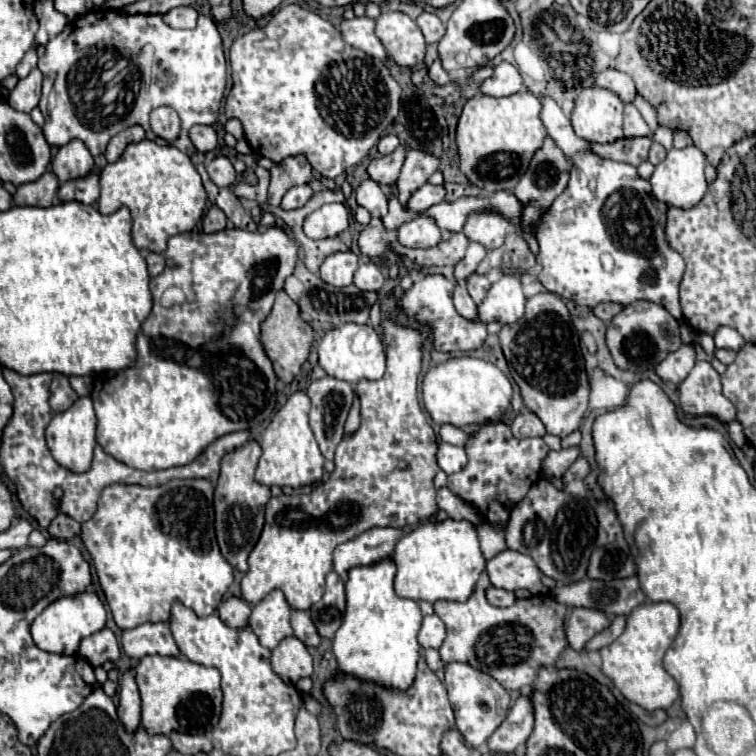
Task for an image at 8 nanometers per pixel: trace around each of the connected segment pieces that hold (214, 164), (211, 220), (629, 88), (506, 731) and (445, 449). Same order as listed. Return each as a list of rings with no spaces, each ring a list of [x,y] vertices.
[[[215,157],[207,165],[207,173],[217,187],[233,187],[237,183],[237,173],[227,157]]]
[[[211,207],[203,217],[203,231],[205,233],[217,233],[223,231],[227,225],[227,217],[219,207]]]
[[[605,69],[603,73],[599,73],[595,79],[595,85],[609,89],[623,103],[633,103],[633,99],[637,97],[637,87],[635,87],[633,79],[621,71],[617,71],[617,69]]]
[[[529,693],[521,695],[511,707],[499,729],[487,739],[487,747],[493,753],[513,753],[519,745],[527,741],[533,729],[533,707],[529,703]]]
[[[441,443],[441,445],[439,445],[439,451],[437,451],[437,463],[439,463],[439,467],[441,467],[447,475],[457,473],[457,471],[461,471],[461,469],[467,465],[465,449],[463,449],[463,447],[449,445],[449,443]]]

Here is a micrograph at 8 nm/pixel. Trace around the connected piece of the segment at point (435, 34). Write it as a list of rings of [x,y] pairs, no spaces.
[[[423,11],[423,13],[417,17],[417,25],[421,27],[427,43],[439,43],[441,37],[445,35],[445,25],[441,23],[441,19],[439,19],[435,13]]]

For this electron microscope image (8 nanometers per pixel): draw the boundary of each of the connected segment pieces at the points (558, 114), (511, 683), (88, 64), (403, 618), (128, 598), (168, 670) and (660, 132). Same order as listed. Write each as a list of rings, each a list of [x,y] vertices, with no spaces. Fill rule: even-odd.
[[[549,97],[541,101],[541,121],[549,137],[571,161],[569,185],[545,211],[537,229],[541,249],[537,261],[543,265],[539,275],[541,285],[547,291],[585,307],[595,307],[595,303],[603,301],[629,305],[637,299],[661,303],[661,307],[681,321],[679,283],[685,263],[681,255],[663,241],[667,205],[653,199],[649,181],[641,179],[633,165],[603,159],[593,153],[591,143],[575,135],[569,117],[559,105]],[[649,273],[653,273],[653,279],[645,277]]]
[[[483,573],[479,583],[477,583],[477,591],[465,601],[437,601],[435,613],[443,619],[445,627],[447,627],[447,637],[439,649],[441,659],[445,663],[453,663],[453,661],[465,661],[471,667],[477,667],[481,671],[485,671],[487,675],[491,675],[493,679],[497,679],[507,691],[515,691],[521,687],[531,687],[535,677],[537,677],[537,667],[547,665],[553,667],[557,657],[561,655],[561,651],[567,645],[565,639],[565,629],[563,629],[563,621],[567,615],[567,607],[563,603],[559,603],[557,599],[553,599],[551,595],[535,595],[529,599],[517,599],[511,607],[493,607],[487,603],[485,599],[485,589],[489,587],[487,575]]]
[[[99,9],[91,11],[71,23],[47,43],[47,51],[39,57],[39,71],[43,73],[43,97],[47,101],[47,121],[43,125],[43,133],[49,145],[63,147],[73,139],[81,139],[93,157],[101,155],[113,135],[131,125],[141,125],[147,133],[147,139],[157,145],[171,145],[179,151],[193,155],[195,147],[189,139],[189,129],[197,123],[215,123],[219,115],[219,105],[227,87],[227,59],[224,53],[222,39],[219,37],[217,25],[211,17],[199,15],[195,29],[173,29],[169,27],[161,15],[135,13],[129,15],[125,11],[115,9]],[[111,79],[121,81],[119,93],[115,97],[115,107],[109,115],[103,115],[103,95],[107,83]],[[167,105],[179,113],[181,119],[181,139],[167,143],[159,139],[149,127],[149,113],[153,107]]]
[[[391,557],[349,569],[345,583],[347,611],[333,637],[333,655],[345,675],[385,683],[385,687],[409,687],[415,679],[417,661],[421,657],[417,631],[423,615],[417,601],[397,597],[393,589],[395,569],[397,565]]]
[[[173,479],[159,487],[105,487],[97,513],[81,525],[81,539],[93,557],[101,589],[117,627],[135,629],[147,621],[169,621],[175,601],[193,609],[199,617],[217,611],[233,583],[233,567],[219,551],[213,519],[213,485],[207,479]]]
[[[147,655],[143,659],[139,659],[139,663],[135,665],[135,679],[137,679],[137,685],[139,685],[139,693],[141,693],[141,725],[143,729],[149,733],[149,735],[171,735],[173,731],[177,733],[193,733],[193,735],[203,735],[203,733],[209,733],[217,721],[219,721],[219,715],[221,715],[221,687],[219,687],[219,671],[213,669],[213,667],[203,667],[203,665],[197,665],[193,661],[189,661],[187,657],[163,657],[163,655]]]
[[[657,127],[657,131],[653,133],[653,139],[659,141],[667,151],[673,149],[673,131],[667,127]]]

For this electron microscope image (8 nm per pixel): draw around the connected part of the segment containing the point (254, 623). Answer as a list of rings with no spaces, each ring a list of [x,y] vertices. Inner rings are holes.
[[[275,589],[253,607],[249,625],[263,647],[275,649],[285,637],[293,635],[289,617],[291,607],[287,605],[285,595]]]

